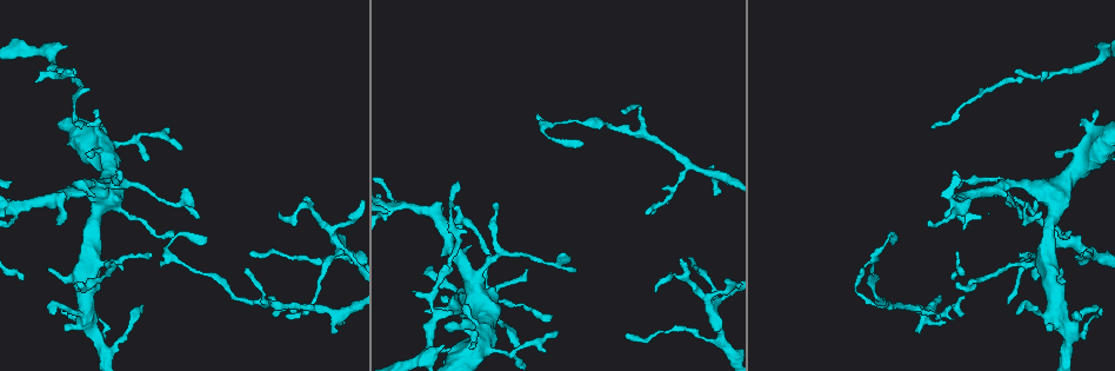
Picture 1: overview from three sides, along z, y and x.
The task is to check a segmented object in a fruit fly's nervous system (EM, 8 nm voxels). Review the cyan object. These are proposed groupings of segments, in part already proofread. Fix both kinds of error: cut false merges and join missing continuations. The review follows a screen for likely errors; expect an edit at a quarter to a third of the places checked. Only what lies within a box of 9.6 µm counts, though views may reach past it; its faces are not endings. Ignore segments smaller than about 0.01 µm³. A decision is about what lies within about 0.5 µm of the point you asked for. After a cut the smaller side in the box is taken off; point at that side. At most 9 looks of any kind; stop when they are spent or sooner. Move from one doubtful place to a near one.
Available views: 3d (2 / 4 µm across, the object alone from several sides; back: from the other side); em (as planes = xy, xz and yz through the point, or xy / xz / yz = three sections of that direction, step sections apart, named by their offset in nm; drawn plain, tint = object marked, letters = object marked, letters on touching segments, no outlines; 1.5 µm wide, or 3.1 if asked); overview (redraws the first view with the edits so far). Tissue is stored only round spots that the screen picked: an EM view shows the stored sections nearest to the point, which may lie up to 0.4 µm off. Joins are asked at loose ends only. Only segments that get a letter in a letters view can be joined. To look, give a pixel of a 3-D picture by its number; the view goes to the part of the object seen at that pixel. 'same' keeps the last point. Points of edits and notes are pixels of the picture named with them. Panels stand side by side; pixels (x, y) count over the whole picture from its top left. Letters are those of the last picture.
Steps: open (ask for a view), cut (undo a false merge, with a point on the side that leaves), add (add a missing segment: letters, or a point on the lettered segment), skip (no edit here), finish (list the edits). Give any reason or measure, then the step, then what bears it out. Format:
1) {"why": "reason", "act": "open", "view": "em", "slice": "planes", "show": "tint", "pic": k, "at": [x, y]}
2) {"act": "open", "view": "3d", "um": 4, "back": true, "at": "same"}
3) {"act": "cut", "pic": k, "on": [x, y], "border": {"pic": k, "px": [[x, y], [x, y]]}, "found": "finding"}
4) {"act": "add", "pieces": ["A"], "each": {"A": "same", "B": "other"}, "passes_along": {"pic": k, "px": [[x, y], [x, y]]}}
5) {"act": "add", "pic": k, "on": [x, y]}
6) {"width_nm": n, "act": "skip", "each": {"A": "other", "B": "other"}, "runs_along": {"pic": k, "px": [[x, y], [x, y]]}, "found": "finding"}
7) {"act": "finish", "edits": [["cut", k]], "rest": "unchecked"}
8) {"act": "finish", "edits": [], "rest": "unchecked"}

{"why": "long arm stops here", "act": "open", "view": "em", "slice": "xz", "step": 4, "show": "letters", "pic": 1, "at": [931, 129]}

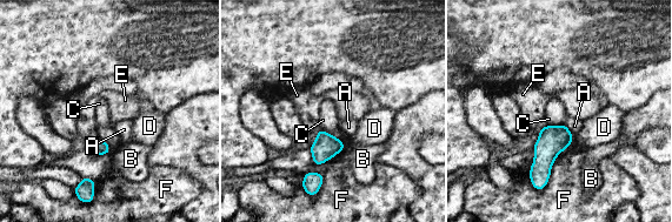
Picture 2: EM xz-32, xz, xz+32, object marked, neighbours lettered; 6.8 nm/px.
{"act": "open", "view": "em", "slice": "planes", "show": "letters", "at": "same"}

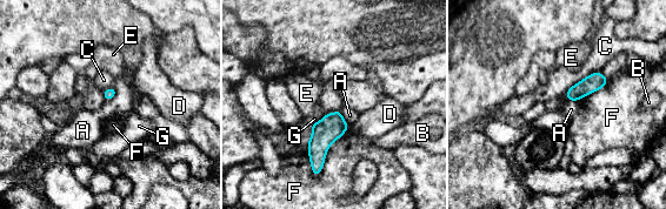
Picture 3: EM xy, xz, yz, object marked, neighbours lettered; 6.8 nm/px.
{"act": "skip", "each": {"A": "other", "B": "other", "C": "other", "D": "other", "E": "other", "F": "other", "G": "other"}, "found": "none of them fits"}

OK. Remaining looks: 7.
{"why": "tapers out", "act": "open", "view": "em", "slice": "planes", "show": "letters", "pic": 1, "at": [465, 305]}

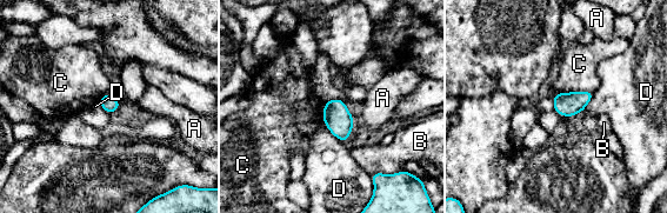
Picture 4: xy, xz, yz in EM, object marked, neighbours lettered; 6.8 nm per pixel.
{"act": "skip", "each": {"A": "other", "B": "other", "C": "other", "D": "other"}, "found": "none of them fits"}

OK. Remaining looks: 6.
{"why": "free end", "act": "open", "view": "em", "slice": "planes", "show": "letters", "pic": 1, "at": [458, 207]}

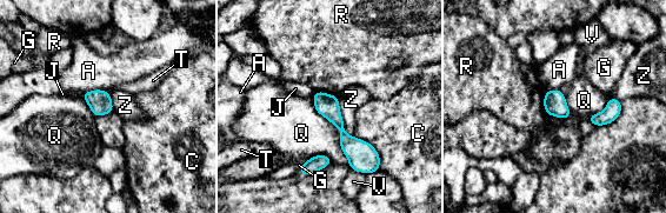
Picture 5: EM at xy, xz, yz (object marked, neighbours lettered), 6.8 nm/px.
{"longest_contact_nm": ["Q", 550], "act": "skip", "each": {"A": "other", "C": "other", "G": "other", "J": "other", "Q": "other", "R": "other", "T": "other", "V": "other", "Z": "other"}, "runs_along": {"pic": 5, "px": [[318, 94], [366, 164]]}, "found": "no lettered segment goes on from it"}

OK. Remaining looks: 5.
{"why": "thin neck", "act": "open", "view": "em", "slice": "yz", "step": 4, "show": "tint", "pic": 1, "at": [660, 331]}

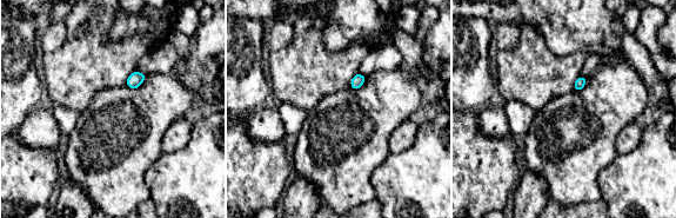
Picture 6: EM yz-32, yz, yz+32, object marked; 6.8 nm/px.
{"act": "open", "view": "em", "slice": "planes", "show": "tint", "at": "same"}

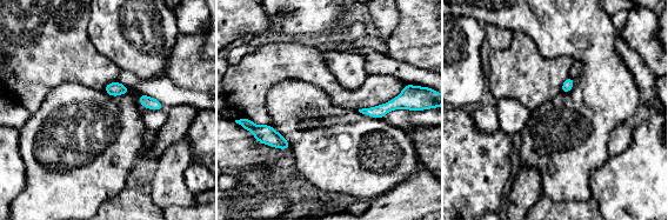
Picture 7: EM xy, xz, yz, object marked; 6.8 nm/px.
{"why": "what lies round it", "act": "open", "view": "em", "slice": "planes", "show": "letters", "at": "same"}

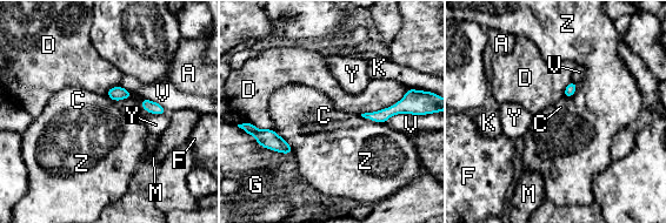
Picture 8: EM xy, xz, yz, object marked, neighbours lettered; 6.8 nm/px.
{"act": "skip", "each": {"A": "other", "C": "other", "D": "other", "F": "other", "G": "other", "K": "other", "M": "other", "V": "other", "Y": "other", "Z": "other"}, "border": {"pic": 8, "px": [[407, 89], [394, 103], [360, 114]]}, "found": "all the same cell"}

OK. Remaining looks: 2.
{"act": "finish", "edits": [], "rest": "unchecked"}

